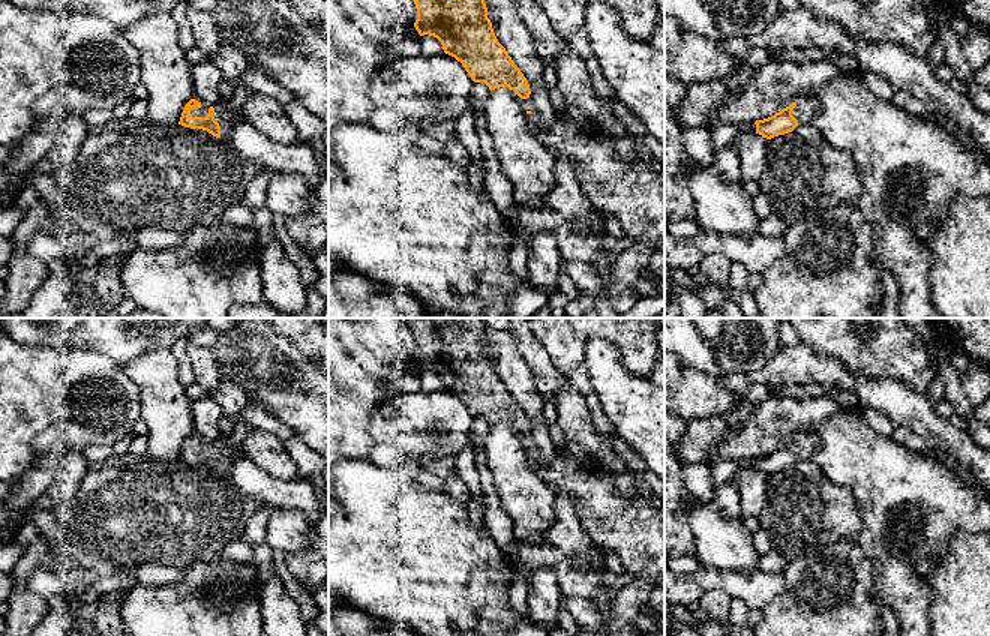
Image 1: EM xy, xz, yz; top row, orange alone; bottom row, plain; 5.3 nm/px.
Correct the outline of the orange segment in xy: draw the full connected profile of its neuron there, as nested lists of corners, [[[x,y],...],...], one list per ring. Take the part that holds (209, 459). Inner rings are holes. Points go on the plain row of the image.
[[[194,432],[184,441],[178,460],[190,465],[202,465],[216,474],[228,476],[234,459],[238,456],[243,456],[238,446],[230,446],[226,438],[207,444]]]

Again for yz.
[[[795,434],[792,440],[774,452],[756,456],[756,470],[766,476],[792,468],[796,462],[808,460],[819,446],[816,434]]]

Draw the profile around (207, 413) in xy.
[[[210,394],[192,402],[192,414],[195,420],[195,432],[200,435],[202,442],[210,444],[220,440],[218,424],[224,411]]]

